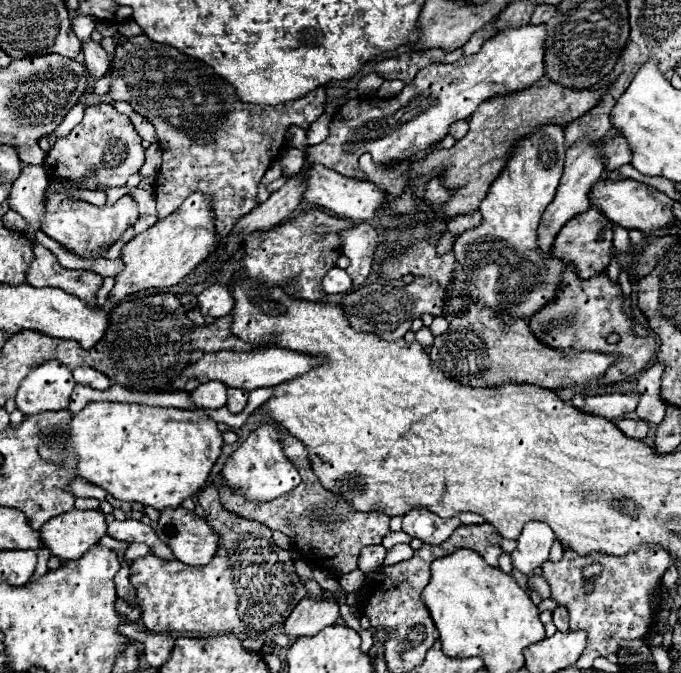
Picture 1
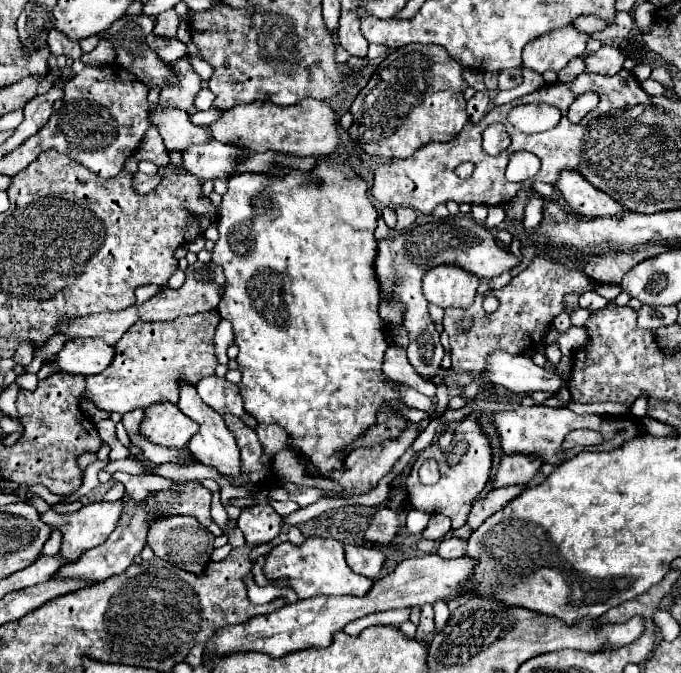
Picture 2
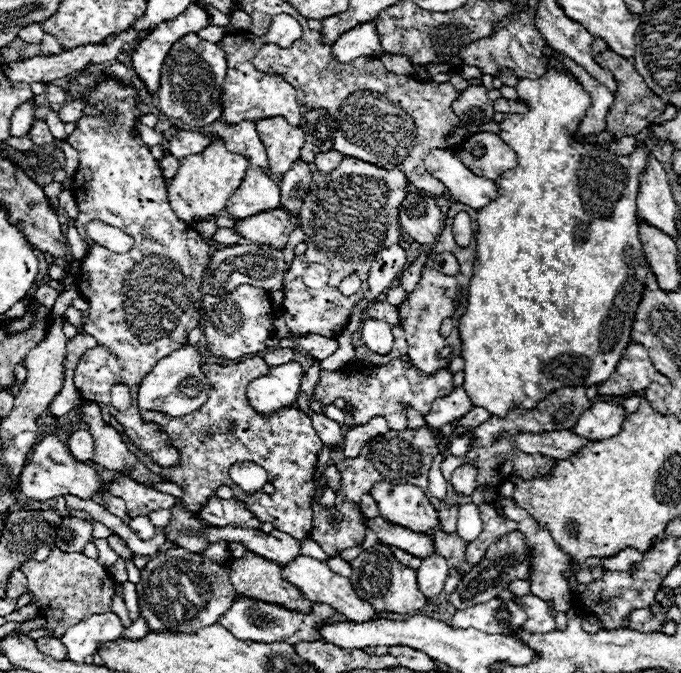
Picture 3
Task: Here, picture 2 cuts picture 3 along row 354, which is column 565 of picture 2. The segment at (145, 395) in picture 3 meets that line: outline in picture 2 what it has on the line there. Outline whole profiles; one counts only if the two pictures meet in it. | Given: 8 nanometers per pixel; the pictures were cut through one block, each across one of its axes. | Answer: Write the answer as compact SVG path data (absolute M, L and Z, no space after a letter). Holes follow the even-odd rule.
M562 170L556 180L556 188L568 202L568 206L580 216L598 218L624 212L624 208L616 200L592 186L578 170Z

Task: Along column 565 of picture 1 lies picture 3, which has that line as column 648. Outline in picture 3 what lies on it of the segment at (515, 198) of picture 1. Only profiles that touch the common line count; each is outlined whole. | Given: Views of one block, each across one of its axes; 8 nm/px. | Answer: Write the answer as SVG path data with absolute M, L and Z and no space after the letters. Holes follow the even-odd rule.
M554 68L546 70L546 74L536 80L518 82L516 92L518 92L518 102L526 102L528 112L526 114L504 114L504 120L500 122L502 132L498 136L516 152L518 166L500 174L500 178L496 180L498 198L478 210L478 216L476 216L478 256L476 256L474 276L470 280L470 290L468 290L468 308L458 324L460 340L462 340L462 358L466 362L464 364L464 388L476 406L484 406L486 410L498 416L504 416L508 408L516 408L516 406L530 410L540 400L544 400L550 392L562 386L586 386L588 388L592 384L600 384L608 380L610 374L616 370L616 364L620 362L624 348L632 342L630 330L632 330L632 322L634 322L636 310L644 294L646 272L650 270L648 260L642 252L640 236L638 236L638 210L636 210L640 174L646 170L648 154L650 154L646 140L636 142L636 148L630 156L616 156L608 150L600 150L594 144L588 146L582 142L572 142L572 138L578 136L578 126L582 118L586 116L592 98L582 88L582 84L576 78L572 78L570 72L554 70Z

